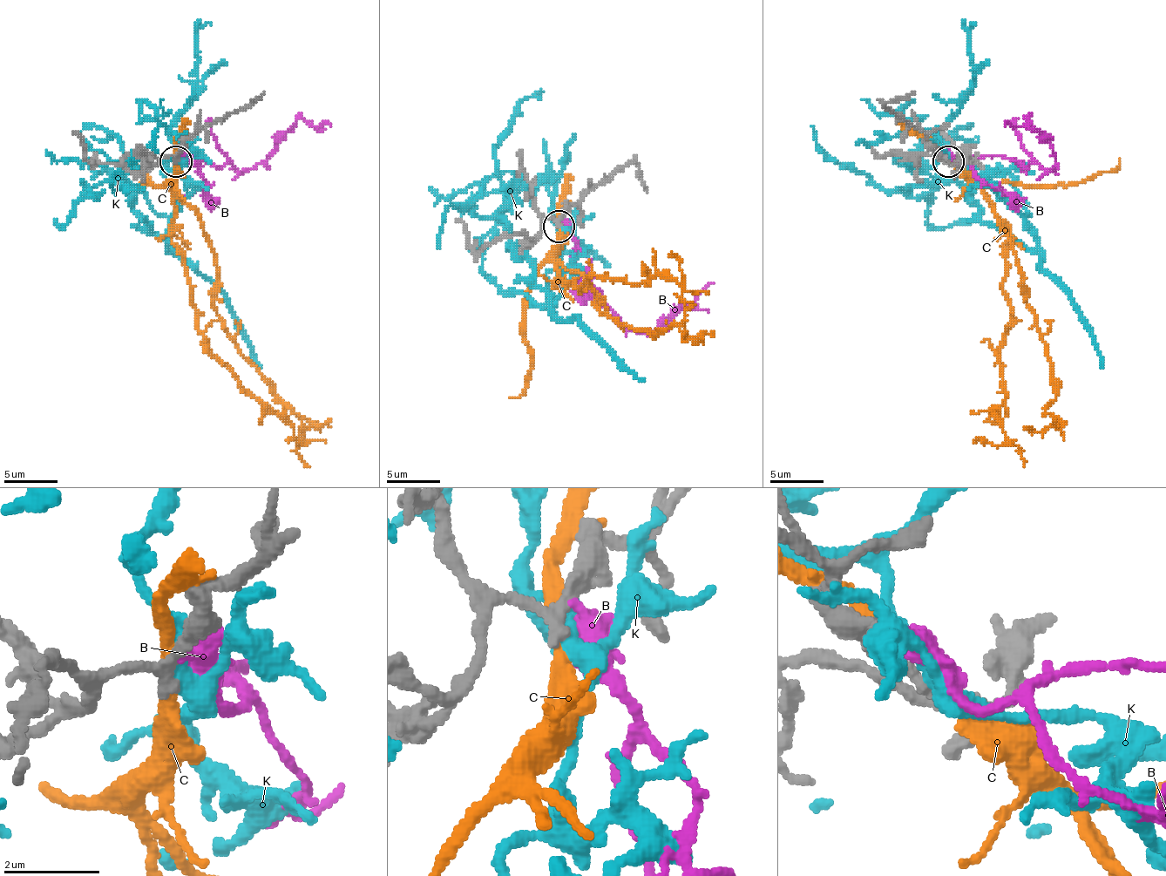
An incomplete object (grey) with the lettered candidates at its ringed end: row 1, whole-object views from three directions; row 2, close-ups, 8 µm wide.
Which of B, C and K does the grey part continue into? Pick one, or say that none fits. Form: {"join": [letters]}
{"join": []}

